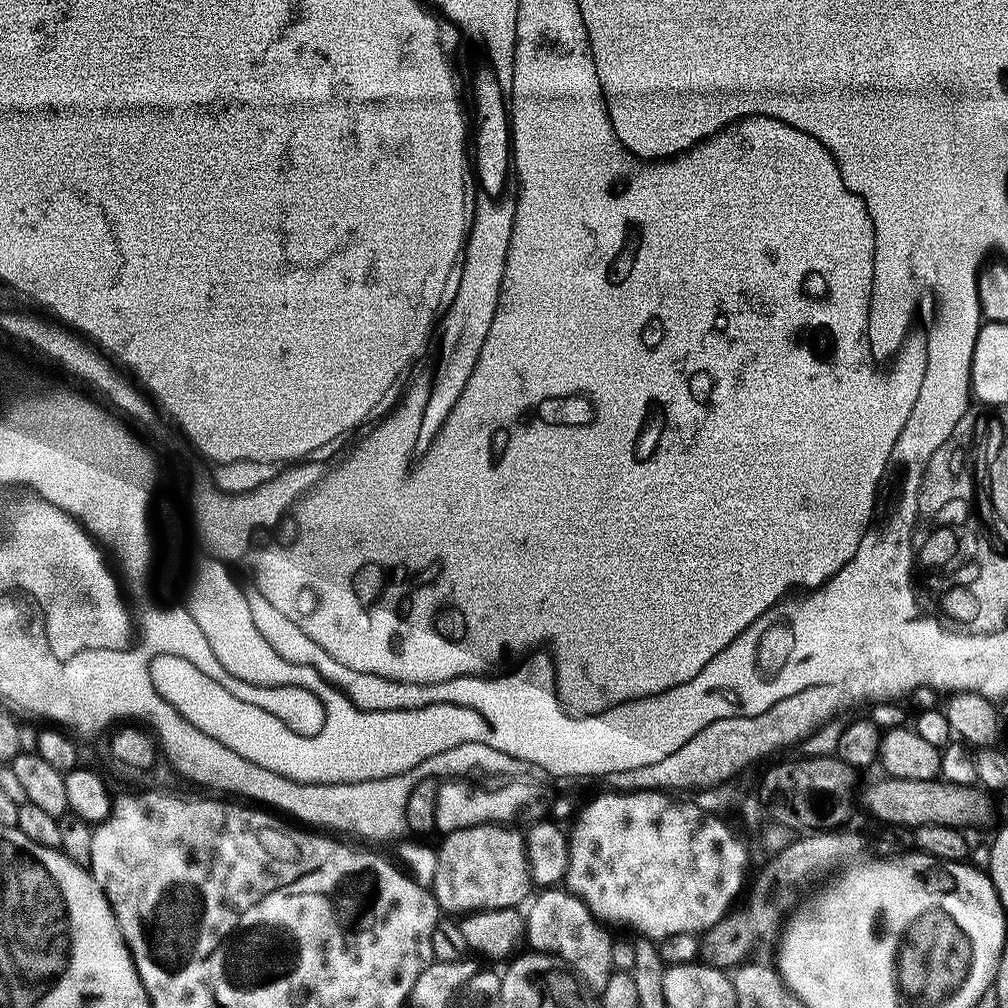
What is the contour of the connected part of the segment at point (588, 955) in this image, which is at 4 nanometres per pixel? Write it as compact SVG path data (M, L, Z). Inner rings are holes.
M545 887L540 893L541 896L526 908L524 934L527 947L532 947L529 949L533 953L547 954L563 962L575 973L581 985L589 993L604 992L606 982L614 971L612 964L614 940L613 937L608 937L609 929L593 916L578 897L573 896L563 887Z

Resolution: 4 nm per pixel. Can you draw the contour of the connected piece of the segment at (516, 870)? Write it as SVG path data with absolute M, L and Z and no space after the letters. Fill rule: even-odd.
M484 823L477 826L469 826L467 828L460 828L452 832L447 833L442 839L441 846L437 847L437 866L435 872L435 878L432 883L432 893L436 897L436 902L439 905L441 911L448 914L456 914L452 912L460 912L459 914L469 914L475 911L484 911L486 909L500 909L511 908L521 905L521 902L528 894L530 888L532 889L532 877L530 869L528 868L528 861L526 859L525 837L520 831L519 833L512 830L513 827L503 826L495 823Z

